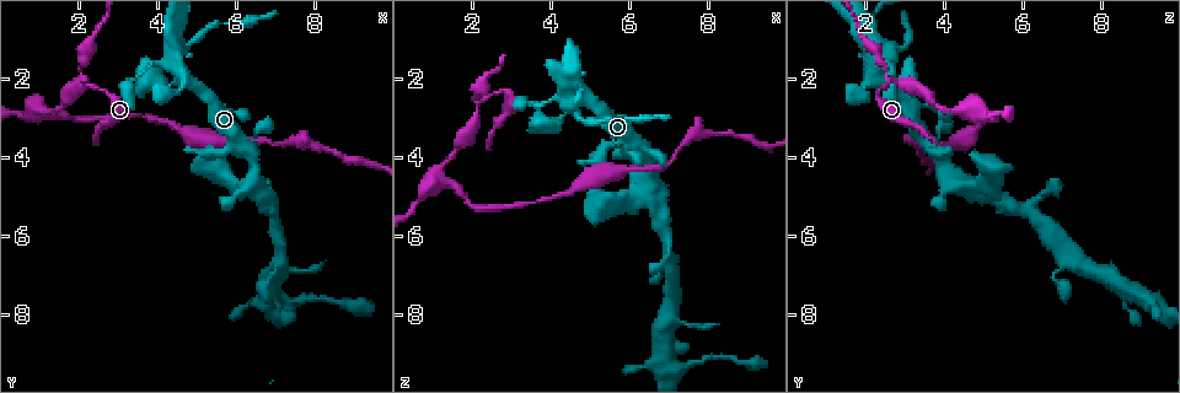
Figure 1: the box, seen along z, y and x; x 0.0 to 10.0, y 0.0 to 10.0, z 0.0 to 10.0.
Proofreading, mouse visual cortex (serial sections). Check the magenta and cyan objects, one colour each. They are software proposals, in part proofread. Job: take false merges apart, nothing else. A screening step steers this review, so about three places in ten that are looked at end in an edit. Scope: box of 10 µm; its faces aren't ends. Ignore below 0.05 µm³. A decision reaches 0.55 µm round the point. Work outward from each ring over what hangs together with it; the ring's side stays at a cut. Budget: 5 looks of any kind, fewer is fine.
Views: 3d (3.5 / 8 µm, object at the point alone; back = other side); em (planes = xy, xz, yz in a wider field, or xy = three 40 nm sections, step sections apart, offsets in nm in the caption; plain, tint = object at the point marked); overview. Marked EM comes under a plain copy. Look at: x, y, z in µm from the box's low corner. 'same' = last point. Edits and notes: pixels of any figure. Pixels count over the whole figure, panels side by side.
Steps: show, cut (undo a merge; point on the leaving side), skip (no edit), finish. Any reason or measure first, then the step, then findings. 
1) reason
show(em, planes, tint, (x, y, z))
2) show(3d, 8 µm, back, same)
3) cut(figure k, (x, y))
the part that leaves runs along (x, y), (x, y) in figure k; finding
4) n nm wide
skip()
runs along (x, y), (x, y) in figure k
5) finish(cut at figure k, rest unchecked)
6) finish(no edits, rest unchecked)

abrupt turn
show(3d, 3.5 µm, back, (4.20, 2.20, 3.05))

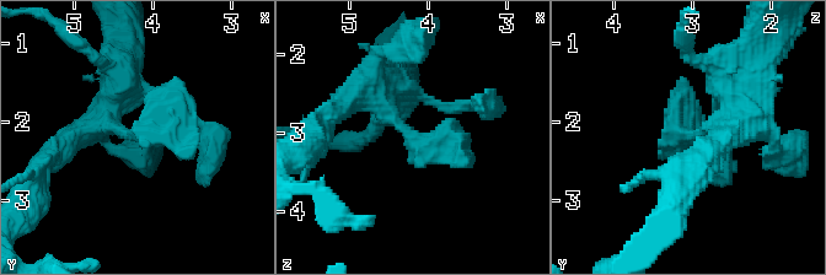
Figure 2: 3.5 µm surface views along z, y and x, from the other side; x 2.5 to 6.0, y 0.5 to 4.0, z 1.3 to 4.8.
skip()
one cell here

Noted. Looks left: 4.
three-way junction
show(3d, 8 µm, (2.15, 2.05, 2.70))

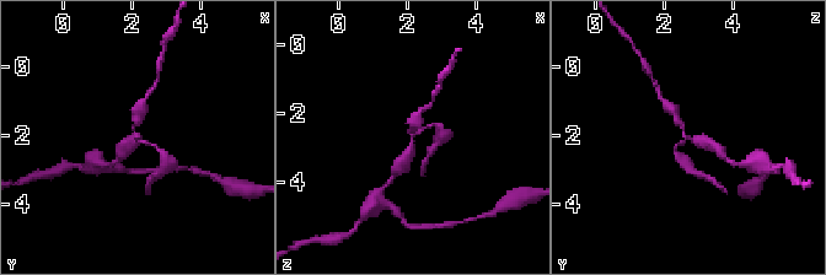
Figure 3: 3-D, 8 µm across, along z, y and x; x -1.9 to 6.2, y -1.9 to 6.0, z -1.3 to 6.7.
zoom in
show(3d, 3.5 µm, same)

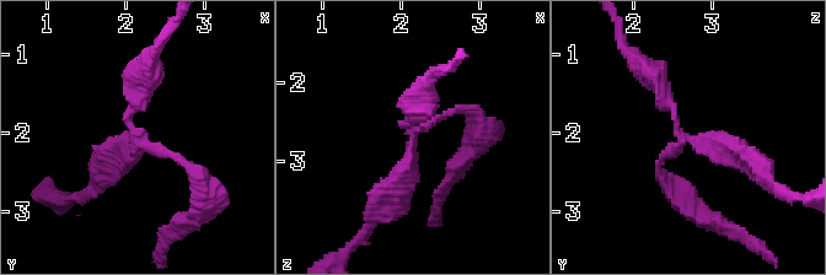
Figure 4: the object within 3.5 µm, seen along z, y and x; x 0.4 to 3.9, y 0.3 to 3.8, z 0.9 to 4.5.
shape alone is not enough
show(em, xy, step 1, tint, (2.10, 2.05, 2.65))

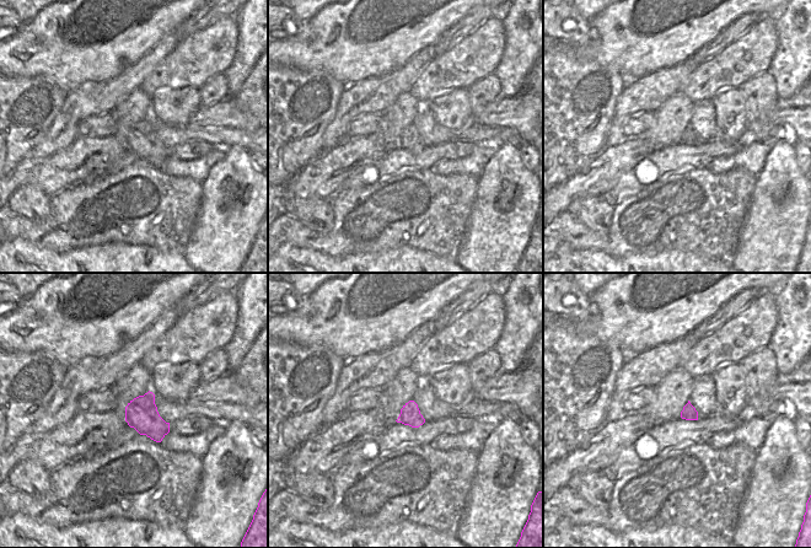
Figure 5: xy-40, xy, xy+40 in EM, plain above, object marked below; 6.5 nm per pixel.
cut(figure 4, (723, 155))
the part that leaves runs along (688, 140), (745, 155), (779, 189) in figure 4; two cells meet here

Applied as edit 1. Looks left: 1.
finish(cut at figure 4, rest unchecked)

